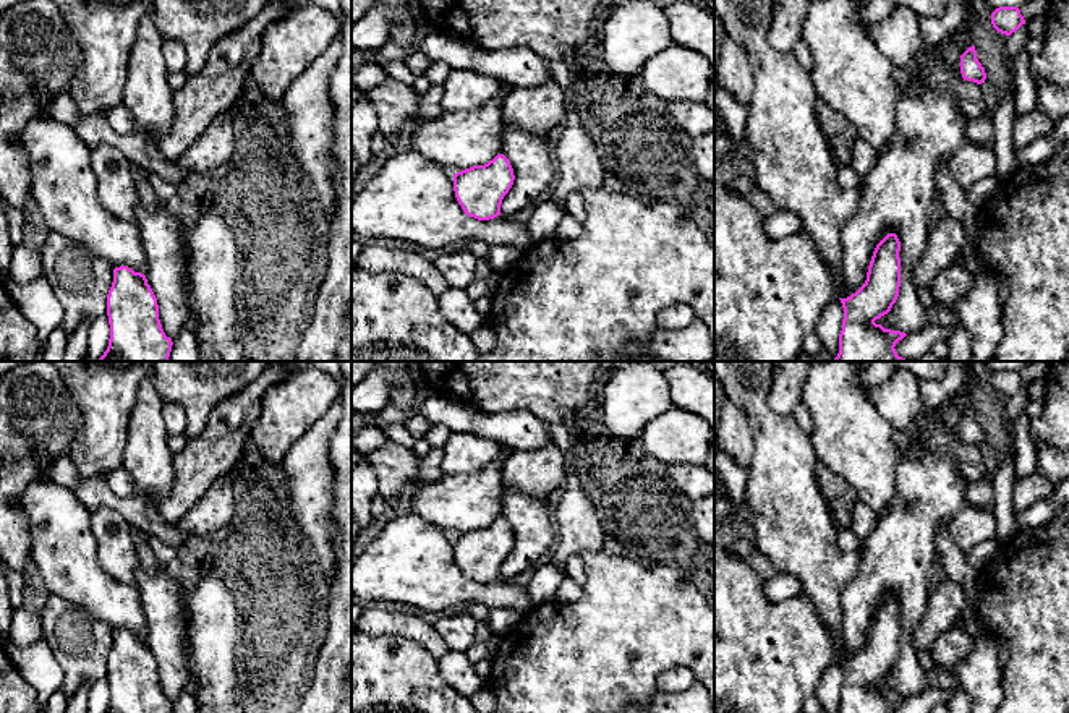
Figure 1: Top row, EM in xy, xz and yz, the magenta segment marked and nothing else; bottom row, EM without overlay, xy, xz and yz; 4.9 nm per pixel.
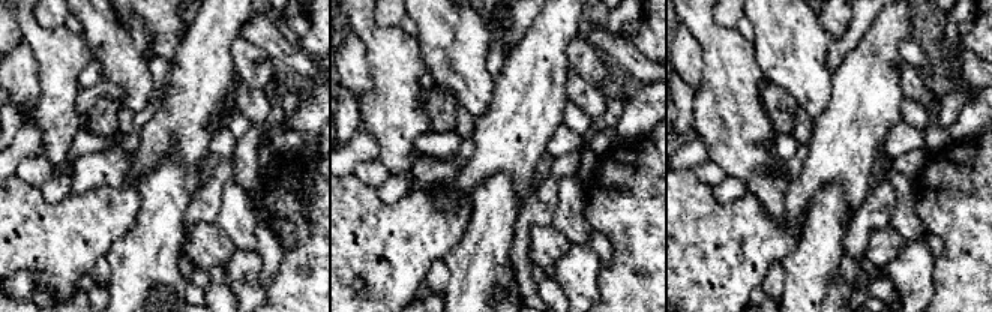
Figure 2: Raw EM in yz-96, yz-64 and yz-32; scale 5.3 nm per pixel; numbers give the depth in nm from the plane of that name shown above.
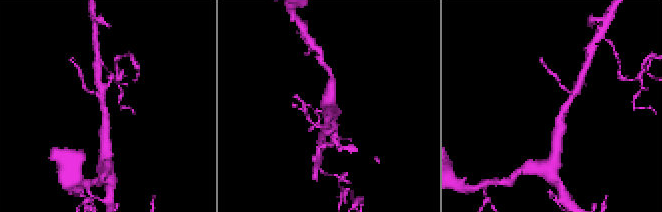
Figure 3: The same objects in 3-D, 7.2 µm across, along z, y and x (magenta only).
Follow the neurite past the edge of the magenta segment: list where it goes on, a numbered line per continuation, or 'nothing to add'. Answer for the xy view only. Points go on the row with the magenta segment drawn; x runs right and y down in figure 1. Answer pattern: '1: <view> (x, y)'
nothing to add

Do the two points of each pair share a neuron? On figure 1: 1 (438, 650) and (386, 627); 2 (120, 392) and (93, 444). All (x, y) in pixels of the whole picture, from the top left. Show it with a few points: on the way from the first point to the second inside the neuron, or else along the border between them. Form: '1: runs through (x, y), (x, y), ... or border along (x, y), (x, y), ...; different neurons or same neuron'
1: runs through (425, 637), (413, 627), (399, 627); same neuron
2: runs through (107, 405), (102, 431); same neuron

